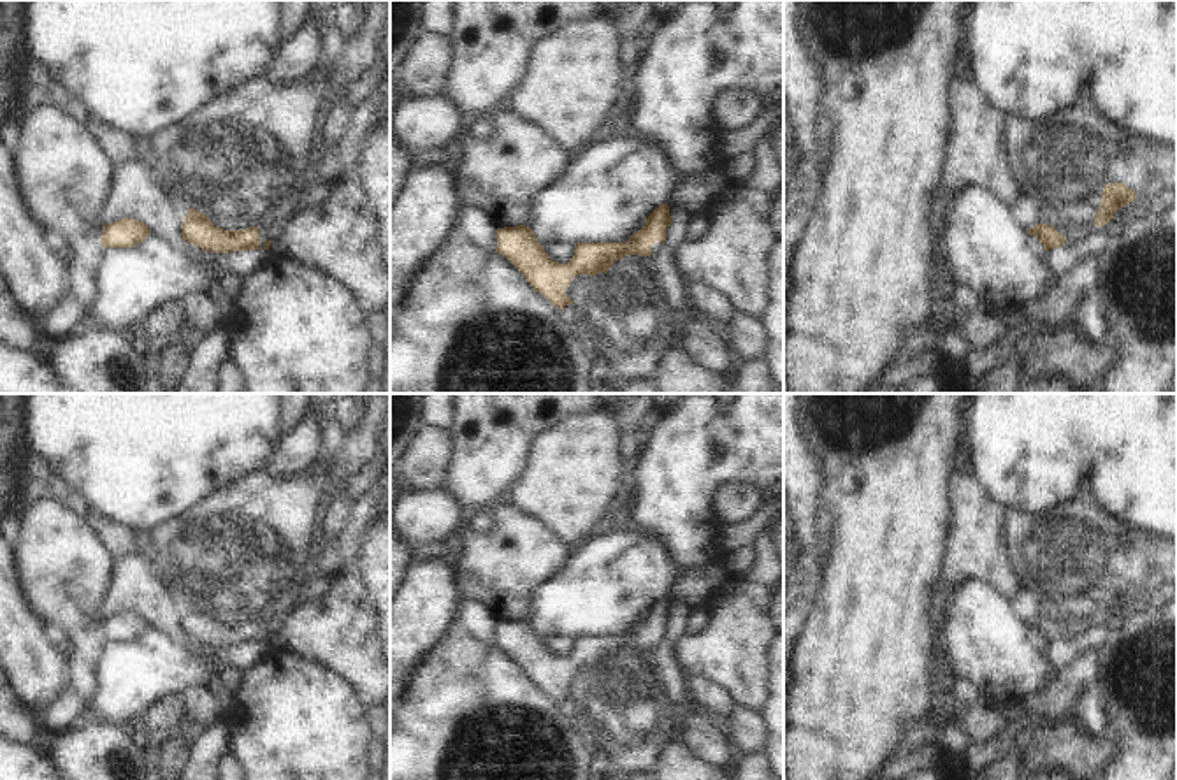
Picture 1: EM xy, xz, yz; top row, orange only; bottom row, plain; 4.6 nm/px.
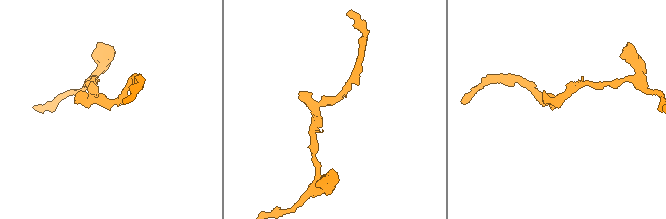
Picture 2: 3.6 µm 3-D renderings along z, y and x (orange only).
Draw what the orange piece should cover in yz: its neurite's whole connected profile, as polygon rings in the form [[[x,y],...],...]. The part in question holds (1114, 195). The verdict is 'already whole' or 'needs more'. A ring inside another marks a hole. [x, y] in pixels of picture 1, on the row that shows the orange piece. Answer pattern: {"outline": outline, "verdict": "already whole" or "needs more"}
{"outline": [[[1124,183],[1105,184],[1101,191],[1101,204],[1096,211],[1094,227],[1107,225],[1117,209],[1137,199],[1135,190],[1130,190]]], "verdict": "already whole"}

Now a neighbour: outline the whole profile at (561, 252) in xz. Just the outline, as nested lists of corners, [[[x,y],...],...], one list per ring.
[[[555,242],[553,246],[545,248],[546,255],[559,262],[567,264],[574,255],[574,244],[573,242]]]

